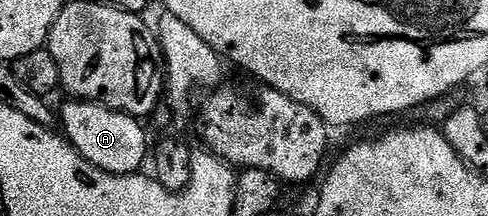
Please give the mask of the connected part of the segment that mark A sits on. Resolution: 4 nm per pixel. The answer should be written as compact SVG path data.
M68 101L64 108L59 108L58 123L65 139L71 143L90 165L102 169L111 175L135 175L145 166L150 155L148 135L139 118L121 111L111 111L103 103L95 101Z

